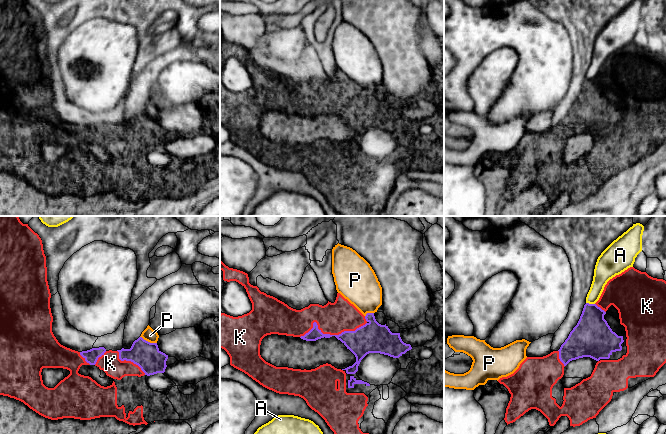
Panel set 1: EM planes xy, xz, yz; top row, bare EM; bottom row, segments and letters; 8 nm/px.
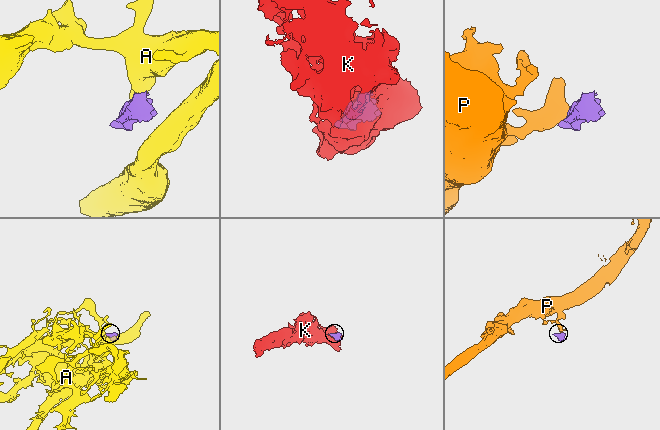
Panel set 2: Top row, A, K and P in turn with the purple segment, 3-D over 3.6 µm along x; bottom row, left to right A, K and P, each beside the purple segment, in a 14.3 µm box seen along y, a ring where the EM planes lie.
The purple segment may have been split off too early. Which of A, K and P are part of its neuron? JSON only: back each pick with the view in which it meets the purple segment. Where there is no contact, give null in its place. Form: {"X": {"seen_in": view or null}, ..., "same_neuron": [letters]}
{"K": {"seen_in": "xz"}, "same_neuron": ["K"]}

